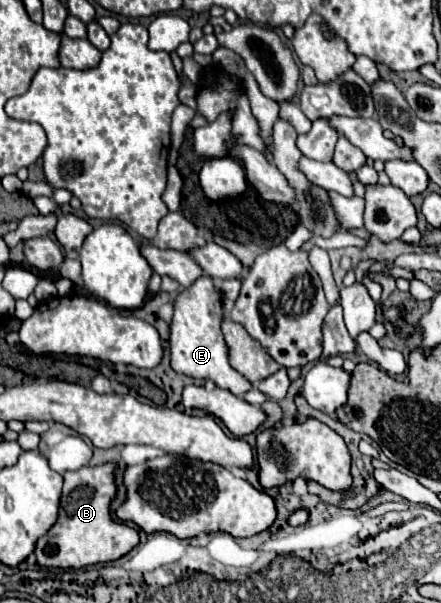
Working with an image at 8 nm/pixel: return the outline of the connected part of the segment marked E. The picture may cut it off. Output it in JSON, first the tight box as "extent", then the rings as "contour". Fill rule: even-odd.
{"extent":[170,276,252,396],"contour":[[[210,276],[198,278],[190,288],[180,292],[178,298],[174,300],[174,316],[170,322],[172,368],[192,378],[214,380],[218,388],[232,390],[232,394],[236,396],[244,396],[252,388],[252,384],[228,362],[228,346],[220,330],[222,318],[224,318],[222,296],[216,290],[214,280]]]}

